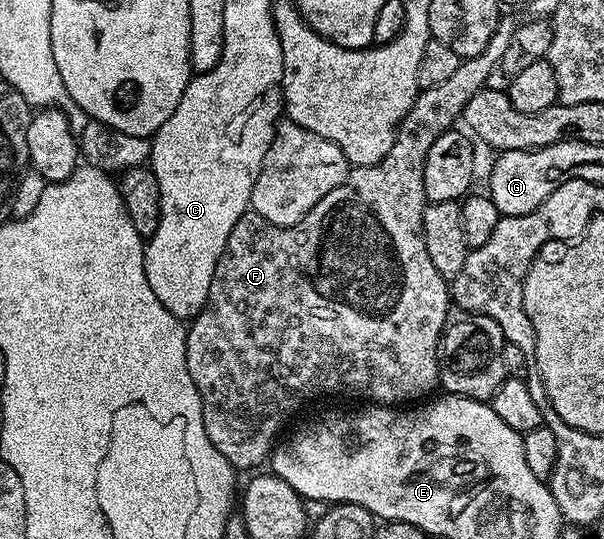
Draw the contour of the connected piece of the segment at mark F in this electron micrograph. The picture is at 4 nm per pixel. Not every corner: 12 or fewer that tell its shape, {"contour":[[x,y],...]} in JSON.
{"contour":[[517,19],[293,226],[234,224],[186,364],[269,461],[315,398],[431,395],[426,156]]}

